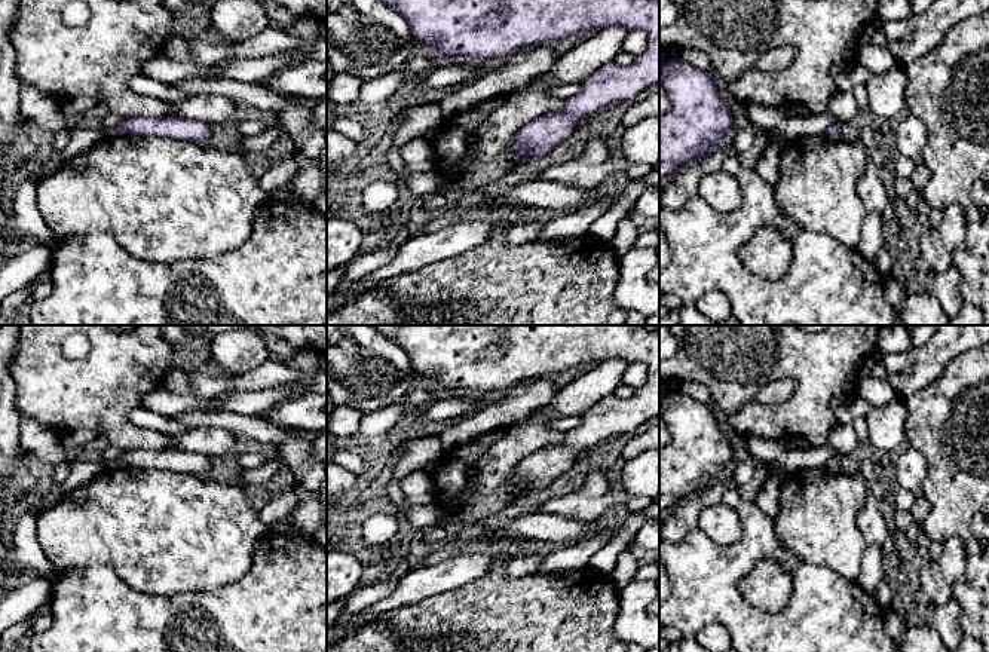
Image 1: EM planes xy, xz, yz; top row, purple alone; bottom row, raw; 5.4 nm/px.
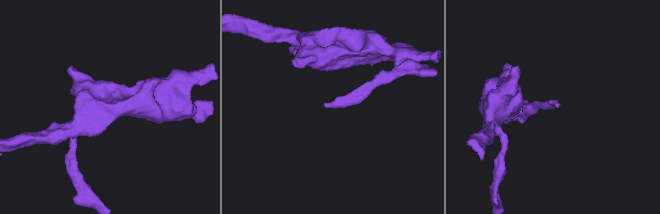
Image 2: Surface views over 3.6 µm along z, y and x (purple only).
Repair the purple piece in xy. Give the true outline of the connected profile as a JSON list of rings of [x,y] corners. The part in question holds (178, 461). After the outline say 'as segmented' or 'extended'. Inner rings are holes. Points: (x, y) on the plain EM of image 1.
[[[146,450],[123,451],[113,463],[104,463],[105,468],[143,468],[143,469],[168,469],[186,474],[203,474],[211,468],[208,456],[189,453],[184,450]]]; as segmented

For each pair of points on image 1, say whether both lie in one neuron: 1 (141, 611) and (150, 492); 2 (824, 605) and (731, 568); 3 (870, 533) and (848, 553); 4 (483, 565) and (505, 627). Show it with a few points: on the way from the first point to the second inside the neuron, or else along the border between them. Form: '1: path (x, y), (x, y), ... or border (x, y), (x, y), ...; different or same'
1: border (115, 572), (138, 591), (156, 594), (178, 593); different
2: path (793, 623), (756, 623), (732, 599); same
3: border (863, 504), (857, 516), (857, 527), (867, 544); different
4: border (495, 556), (490, 568), (483, 575), (455, 588); different

